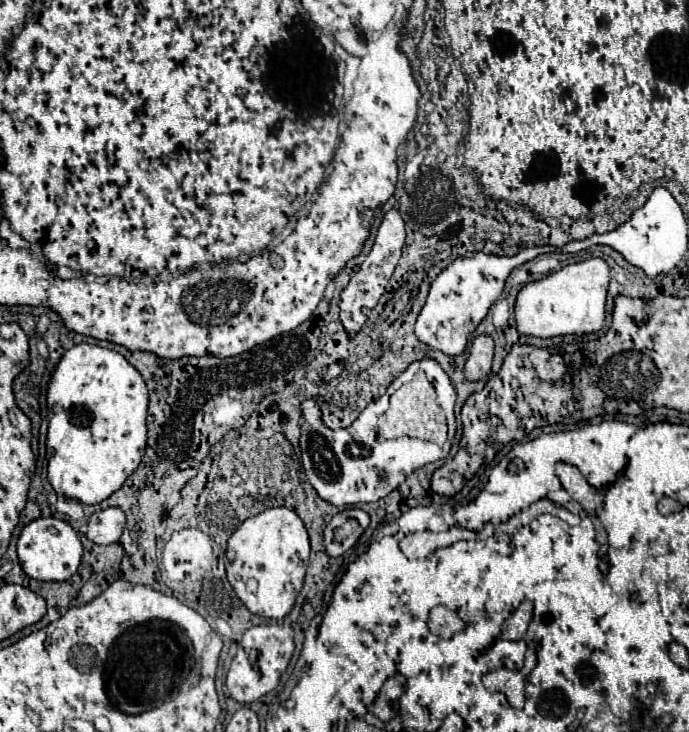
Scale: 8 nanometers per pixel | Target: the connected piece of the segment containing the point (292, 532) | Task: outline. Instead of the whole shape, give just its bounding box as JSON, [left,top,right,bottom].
[227,507,309,621]

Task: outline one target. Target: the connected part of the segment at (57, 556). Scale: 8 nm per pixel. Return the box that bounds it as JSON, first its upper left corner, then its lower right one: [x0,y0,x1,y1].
[17,517,83,581]

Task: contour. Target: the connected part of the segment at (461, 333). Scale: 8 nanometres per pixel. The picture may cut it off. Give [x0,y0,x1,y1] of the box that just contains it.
[415,247,549,357]

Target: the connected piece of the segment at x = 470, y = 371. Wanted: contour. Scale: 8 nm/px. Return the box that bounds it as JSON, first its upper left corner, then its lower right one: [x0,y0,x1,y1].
[465,335,493,381]

